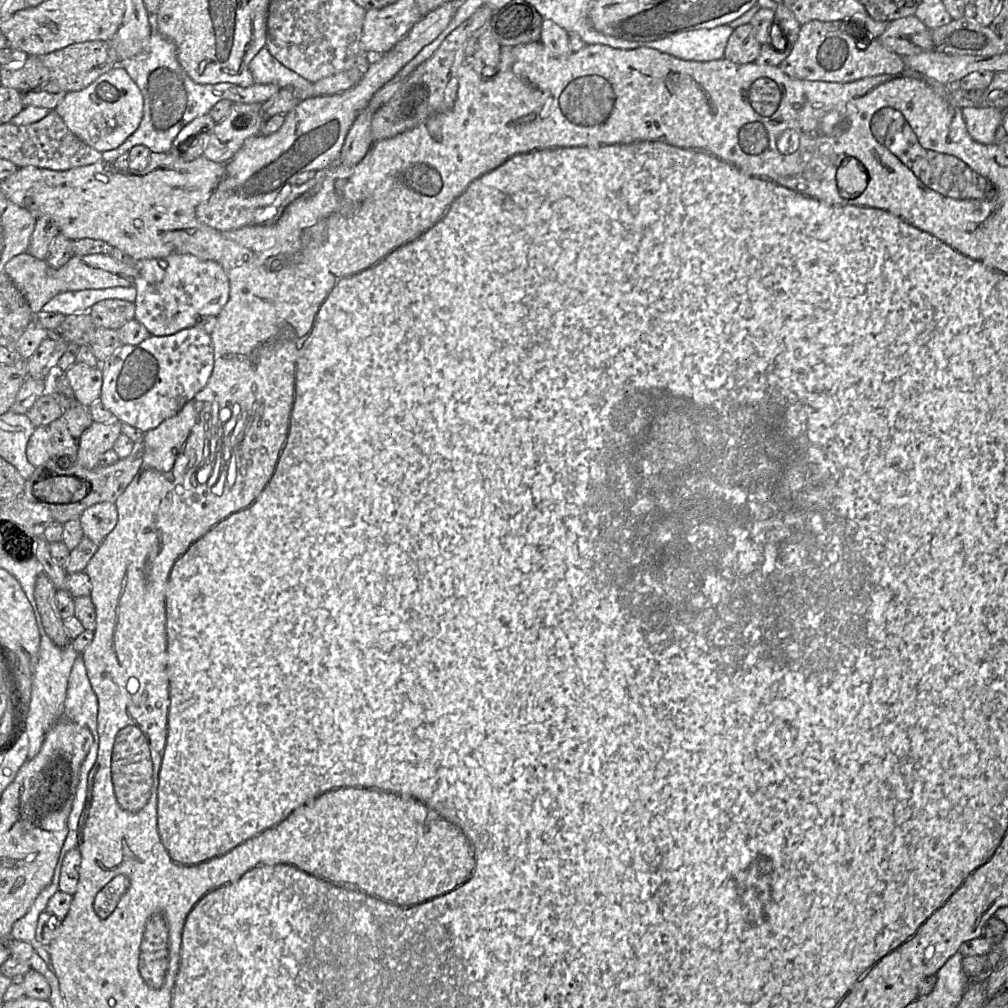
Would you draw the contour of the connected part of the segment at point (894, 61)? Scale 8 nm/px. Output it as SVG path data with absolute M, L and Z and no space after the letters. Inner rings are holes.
M811 20L800 26L789 55L778 65L787 75L812 81L851 82L868 76L896 74L906 67L905 59L885 47L879 39L862 44L840 29L841 21Z

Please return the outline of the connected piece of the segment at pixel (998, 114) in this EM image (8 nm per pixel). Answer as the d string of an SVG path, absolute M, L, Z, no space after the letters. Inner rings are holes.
M963 107L962 113L970 136L980 142L980 139L990 139L1002 124L1003 112L1007 110L995 107Z

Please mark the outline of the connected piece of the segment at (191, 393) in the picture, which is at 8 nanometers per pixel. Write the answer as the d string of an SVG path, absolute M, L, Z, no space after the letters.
M197 327L186 328L172 335L151 335L138 345L121 345L120 349L101 363L100 401L114 415L114 420L146 433L178 413L207 384L213 365L211 337Z

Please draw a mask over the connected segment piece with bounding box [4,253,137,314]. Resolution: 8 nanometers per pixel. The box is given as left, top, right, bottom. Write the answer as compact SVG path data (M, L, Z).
M22 253L6 263L4 272L25 296L32 312L36 314L42 311L42 307L53 297L62 292L134 286L137 266L136 261L134 264L125 264L110 255L90 254L72 256L61 268L52 269L46 260L39 260L29 253Z

